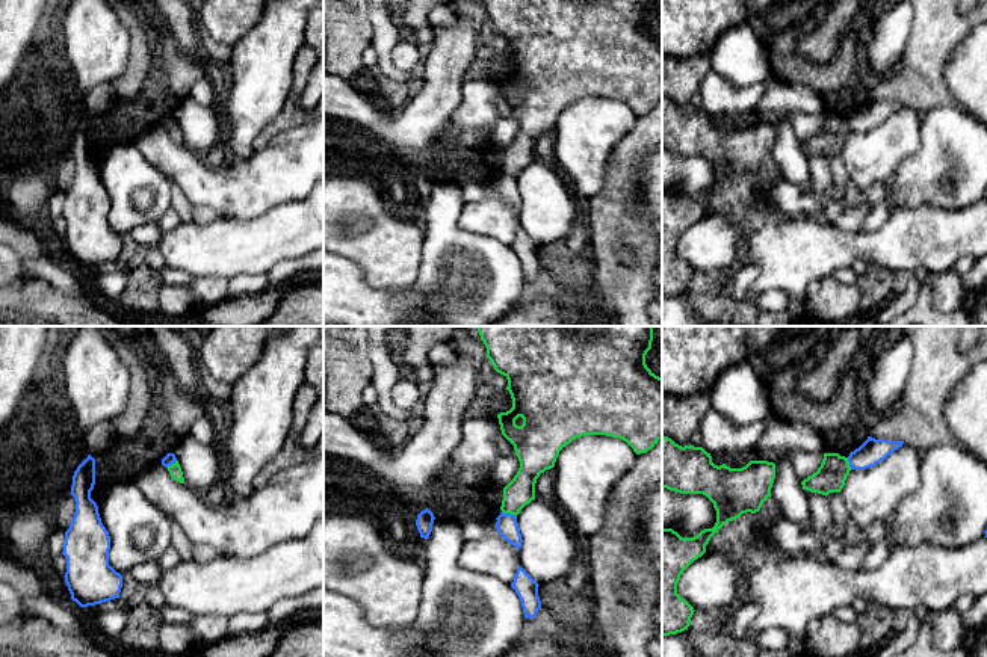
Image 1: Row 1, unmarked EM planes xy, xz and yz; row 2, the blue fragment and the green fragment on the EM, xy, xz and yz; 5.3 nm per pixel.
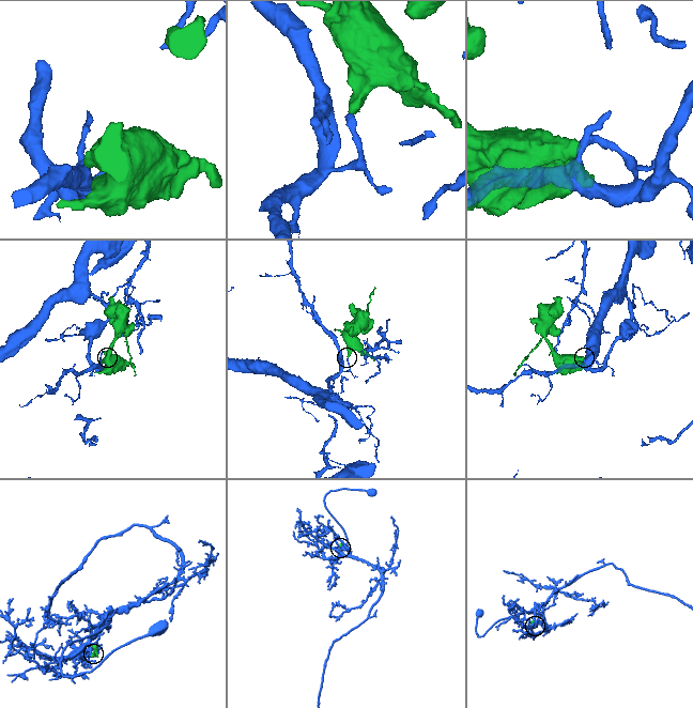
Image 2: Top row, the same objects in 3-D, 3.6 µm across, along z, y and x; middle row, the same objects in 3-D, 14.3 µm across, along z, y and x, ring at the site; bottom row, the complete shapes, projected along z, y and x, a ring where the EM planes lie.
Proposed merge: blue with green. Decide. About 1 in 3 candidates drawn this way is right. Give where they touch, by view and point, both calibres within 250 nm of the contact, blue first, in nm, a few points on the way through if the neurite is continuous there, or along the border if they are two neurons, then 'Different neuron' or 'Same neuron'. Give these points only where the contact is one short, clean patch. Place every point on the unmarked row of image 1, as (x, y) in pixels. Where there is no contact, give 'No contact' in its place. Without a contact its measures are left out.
Touches blue at xz (510, 175). Thickness 120 nm (blue) against 160 nm. Boundary: xz (502, 172), (516, 178). Different neuron

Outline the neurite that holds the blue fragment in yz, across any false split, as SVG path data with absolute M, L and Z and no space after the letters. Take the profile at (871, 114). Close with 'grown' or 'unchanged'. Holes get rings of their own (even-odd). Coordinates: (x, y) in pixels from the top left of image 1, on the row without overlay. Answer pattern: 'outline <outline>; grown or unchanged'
outline M868 98L868 101L859 110L849 115L849 128L851 131L866 131L875 128L895 112L902 109L902 106L904 103L887 103Z; unchanged

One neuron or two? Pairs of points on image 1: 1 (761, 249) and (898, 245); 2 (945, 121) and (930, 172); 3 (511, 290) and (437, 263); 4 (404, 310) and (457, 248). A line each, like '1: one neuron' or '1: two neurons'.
1: one neuron
2: one neuron
3: one neuron
4: two neurons

